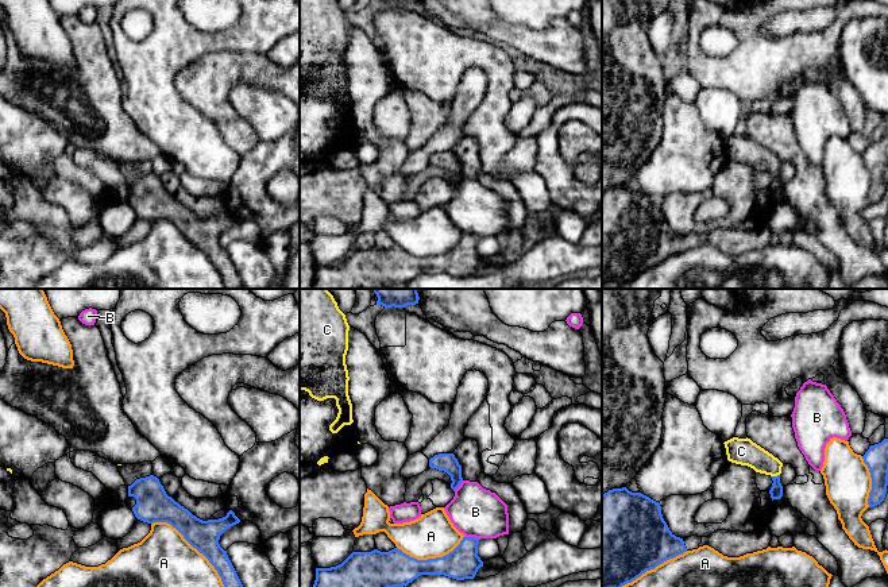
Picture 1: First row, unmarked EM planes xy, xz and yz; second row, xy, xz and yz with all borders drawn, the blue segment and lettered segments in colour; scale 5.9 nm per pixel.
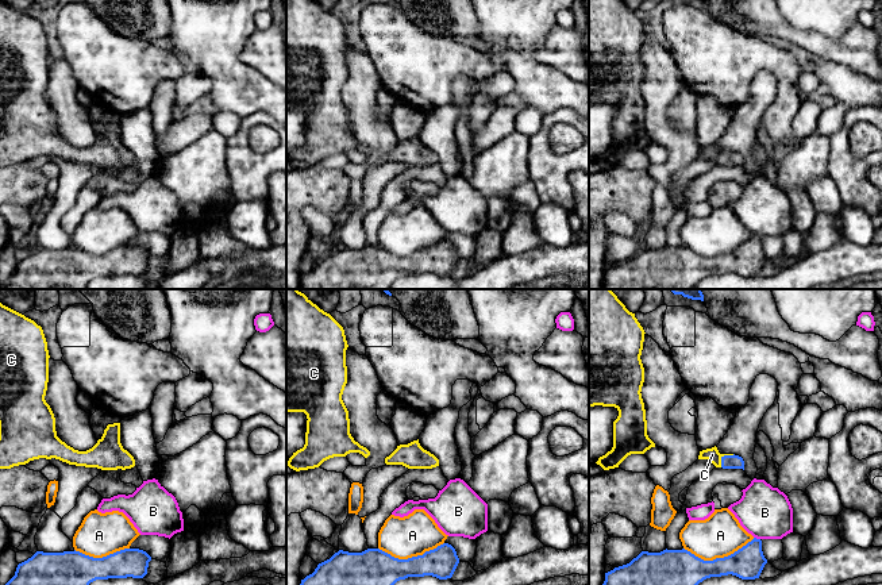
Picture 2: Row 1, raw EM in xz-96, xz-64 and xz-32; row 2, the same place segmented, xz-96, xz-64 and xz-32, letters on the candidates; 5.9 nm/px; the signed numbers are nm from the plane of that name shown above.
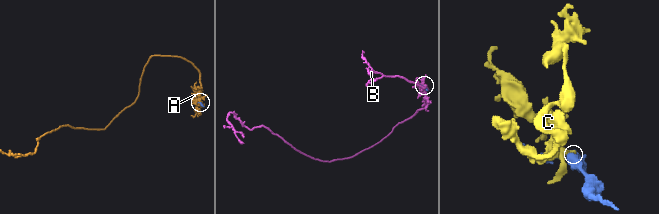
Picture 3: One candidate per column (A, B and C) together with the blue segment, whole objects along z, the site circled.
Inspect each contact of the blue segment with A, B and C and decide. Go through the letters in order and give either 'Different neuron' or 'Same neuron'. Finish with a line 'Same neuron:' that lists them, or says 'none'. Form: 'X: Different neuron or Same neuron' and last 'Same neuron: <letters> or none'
A: Different neuron
B: Different neuron
C: Same neuron
Same neuron: C

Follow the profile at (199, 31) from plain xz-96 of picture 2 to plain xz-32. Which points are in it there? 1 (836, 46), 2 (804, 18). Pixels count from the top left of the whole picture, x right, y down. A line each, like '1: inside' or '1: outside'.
1: outside
2: inside

